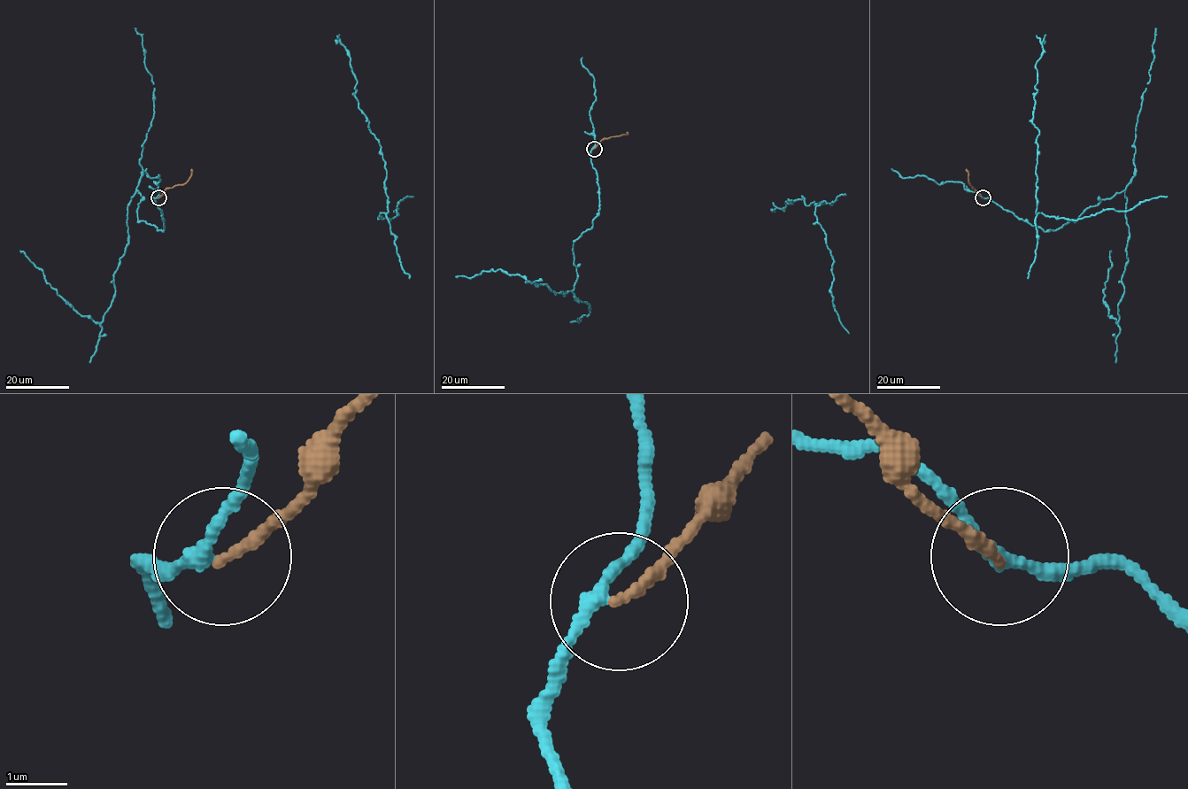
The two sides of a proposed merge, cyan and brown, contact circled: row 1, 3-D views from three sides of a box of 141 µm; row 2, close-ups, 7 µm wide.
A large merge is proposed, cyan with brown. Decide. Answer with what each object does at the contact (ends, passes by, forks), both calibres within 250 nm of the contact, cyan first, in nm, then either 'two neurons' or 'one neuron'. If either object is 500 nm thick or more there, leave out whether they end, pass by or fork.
cyan passes by; brown ends there; 200 nm thick on the cyan side, 200 nm on the other; two neurons

